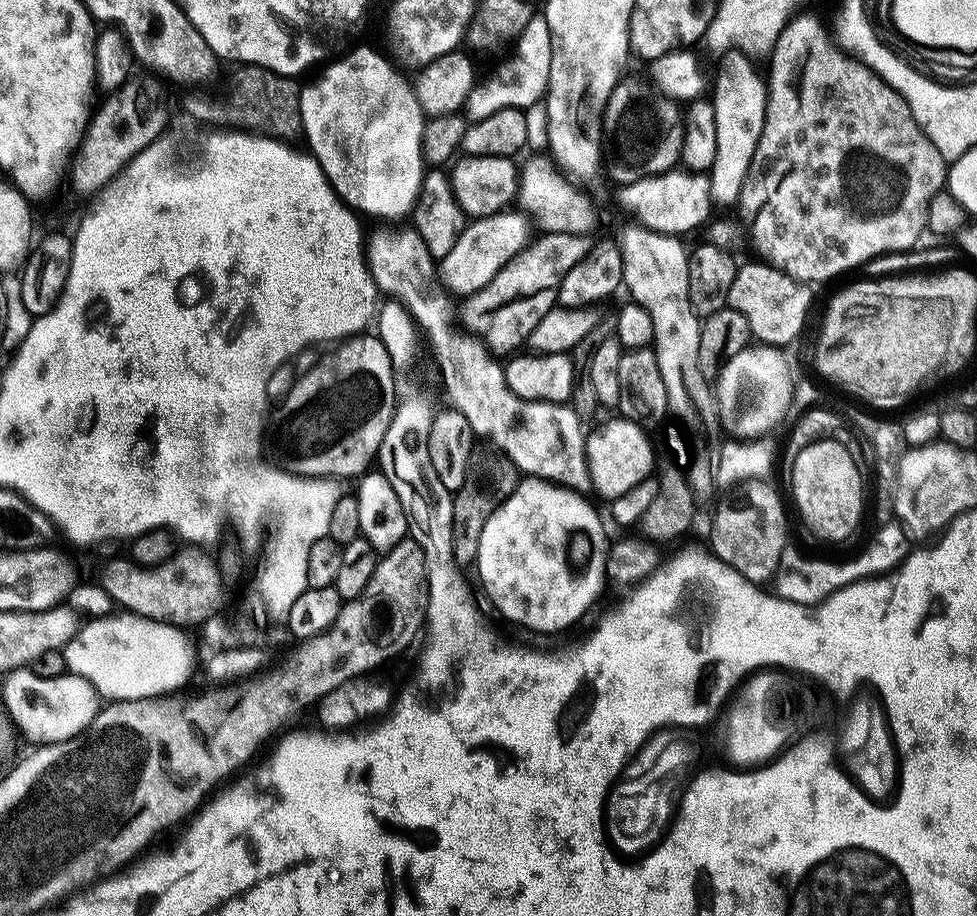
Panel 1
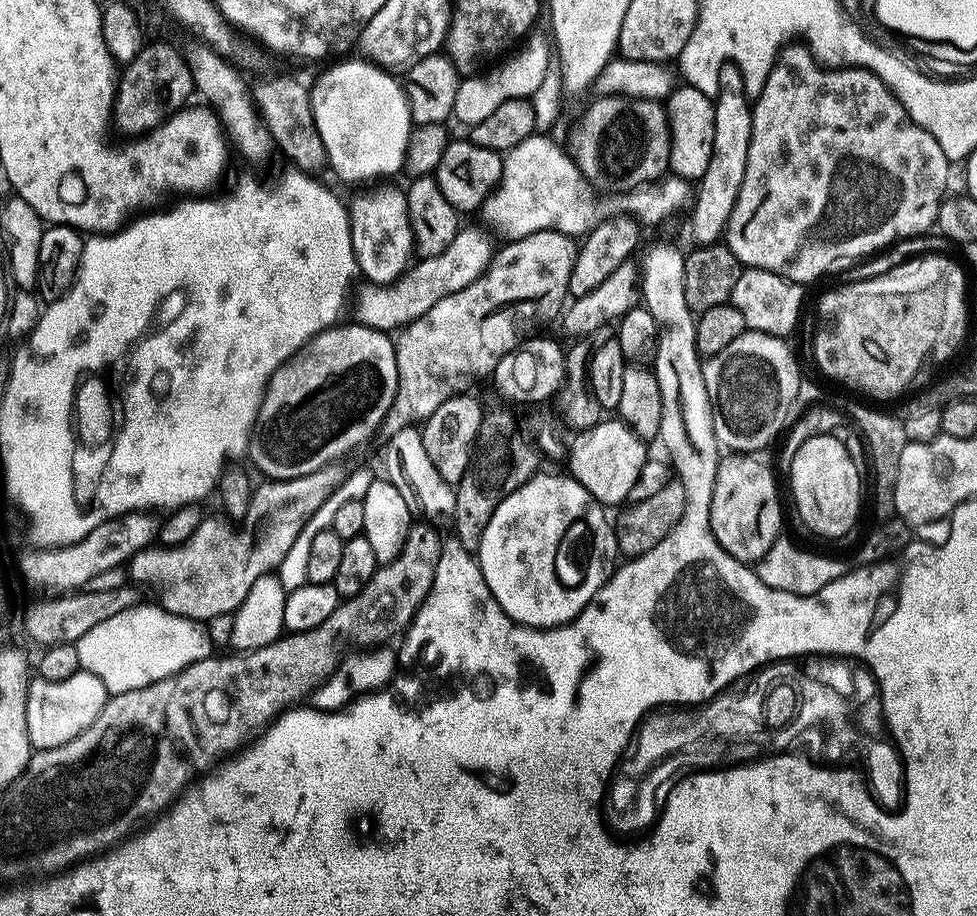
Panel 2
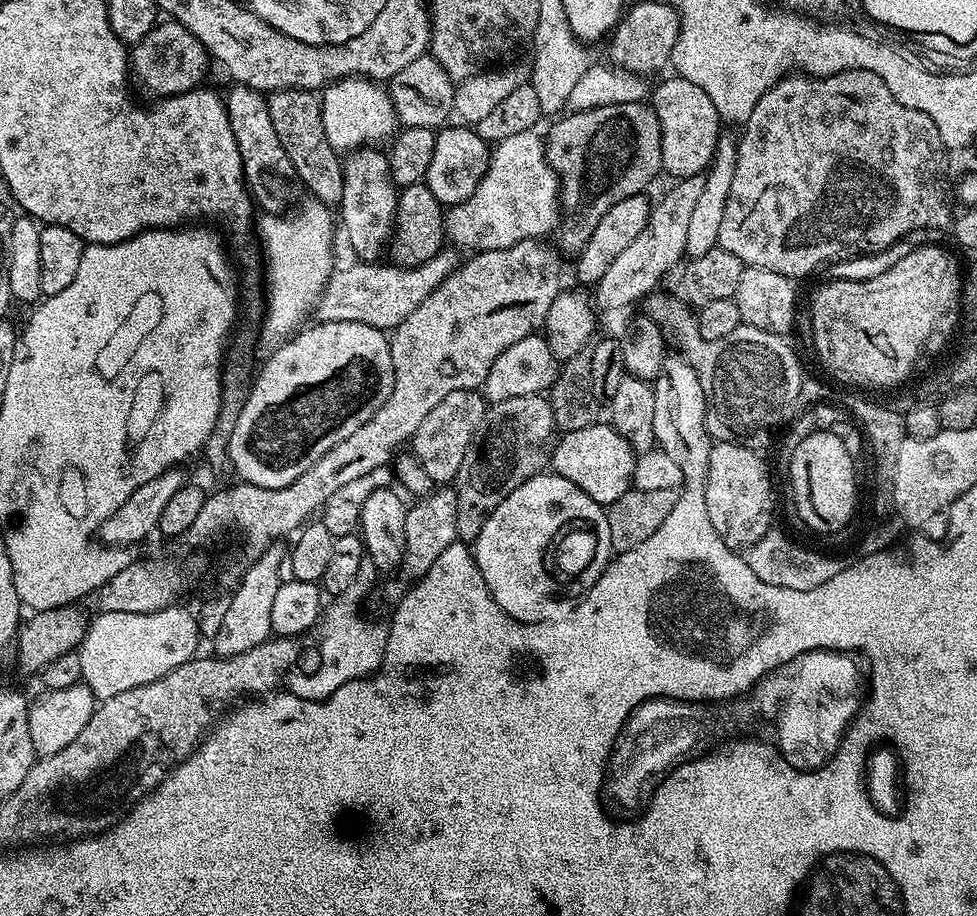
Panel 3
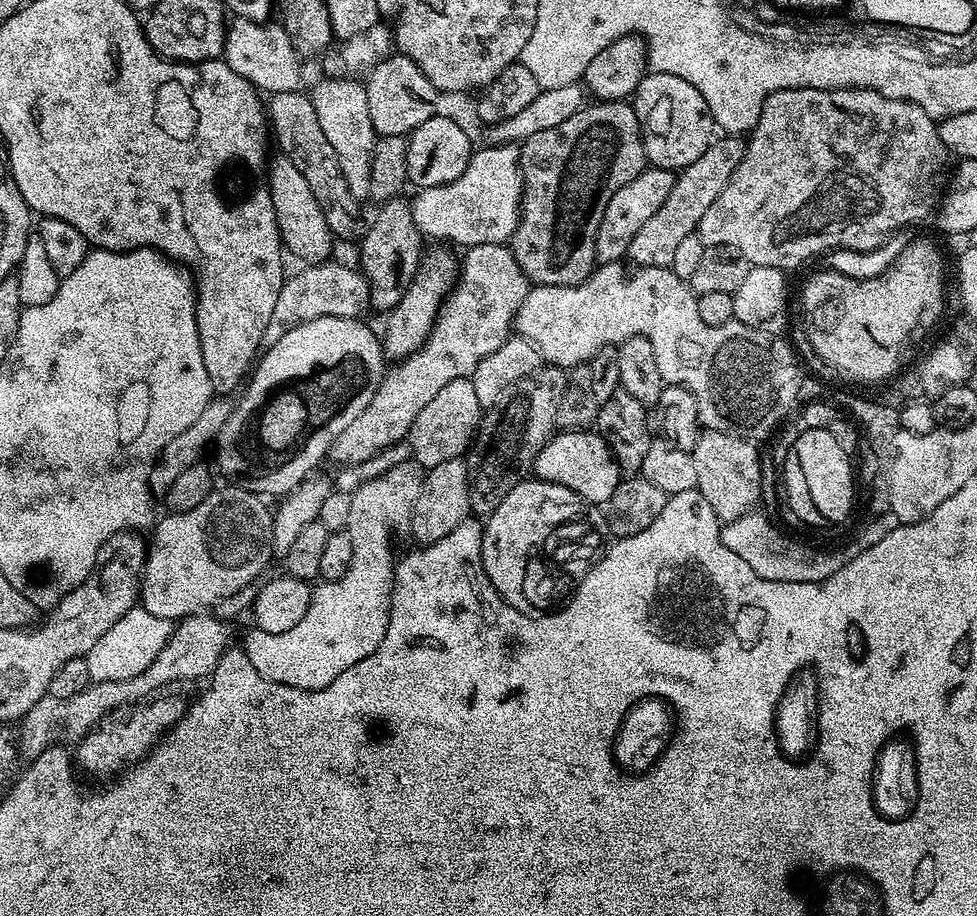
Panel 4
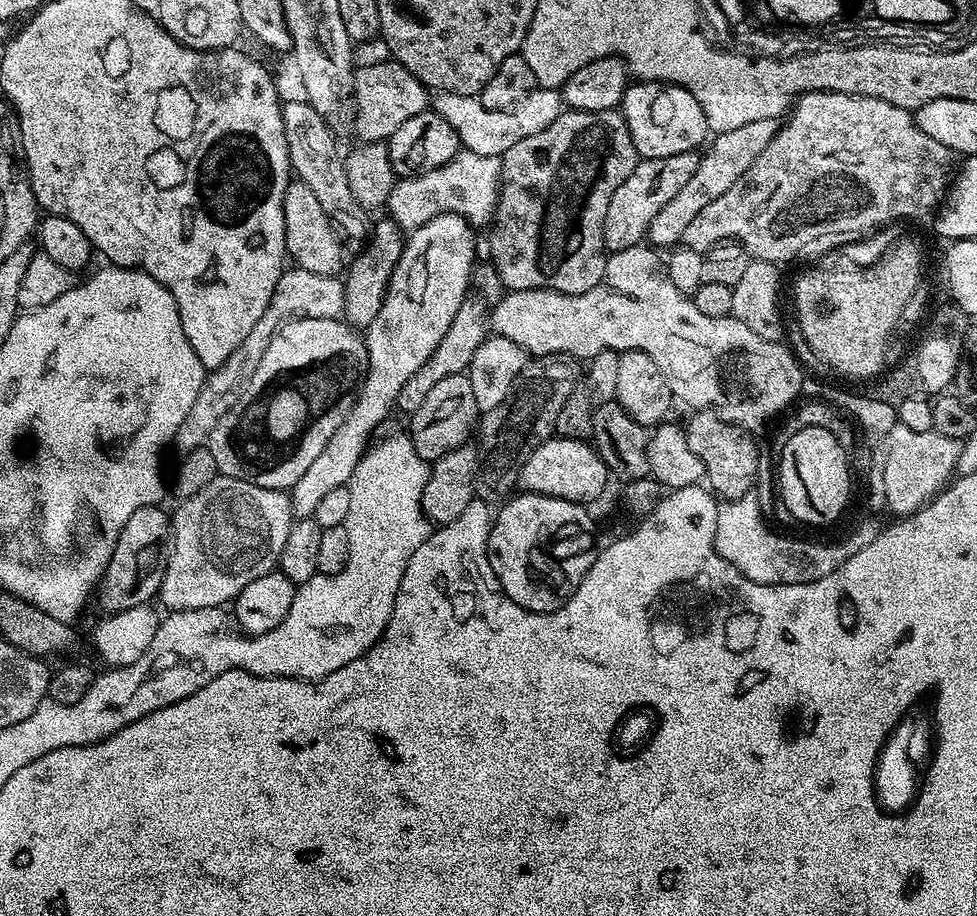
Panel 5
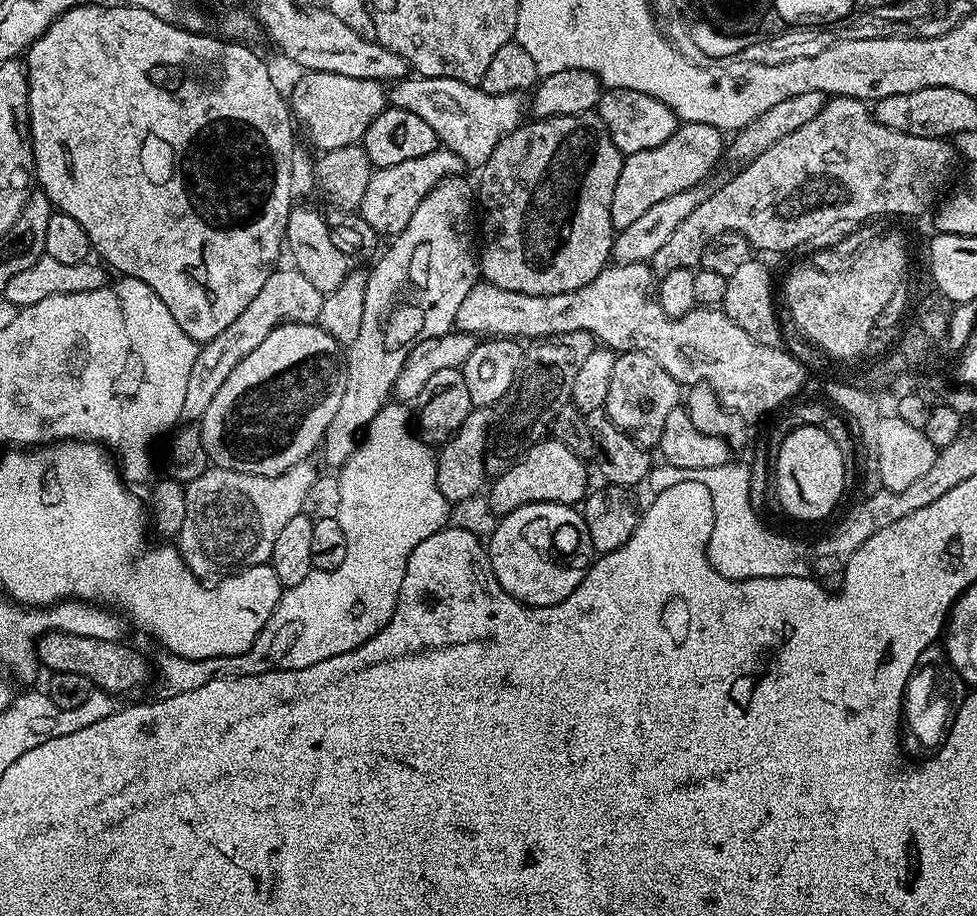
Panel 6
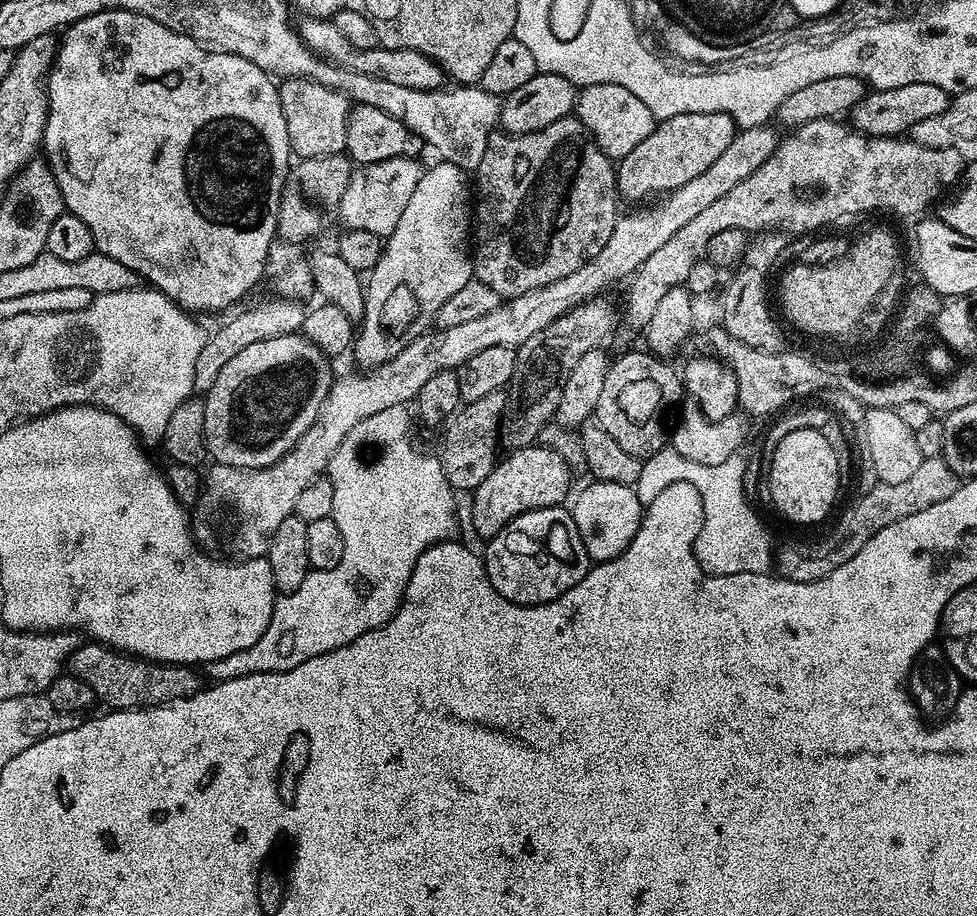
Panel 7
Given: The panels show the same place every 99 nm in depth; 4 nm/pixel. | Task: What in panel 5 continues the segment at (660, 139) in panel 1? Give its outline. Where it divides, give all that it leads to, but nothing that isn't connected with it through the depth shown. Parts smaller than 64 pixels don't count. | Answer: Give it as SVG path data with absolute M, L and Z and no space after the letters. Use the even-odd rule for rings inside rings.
M615 108L597 112L564 110L546 130L539 130L538 134L524 138L511 146L510 150L506 150L500 156L500 197L496 199L496 215L490 225L492 233L488 236L488 252L492 255L490 263L495 268L501 285L513 292L546 288L553 292L582 294L586 290L594 290L594 286L598 286L598 282L602 282L608 261L604 246L604 223L606 222L606 210L610 206L610 198L614 198L614 190L618 190L618 186L622 186L622 182L626 182L626 178L630 178L637 162L636 147L630 138L624 116Z

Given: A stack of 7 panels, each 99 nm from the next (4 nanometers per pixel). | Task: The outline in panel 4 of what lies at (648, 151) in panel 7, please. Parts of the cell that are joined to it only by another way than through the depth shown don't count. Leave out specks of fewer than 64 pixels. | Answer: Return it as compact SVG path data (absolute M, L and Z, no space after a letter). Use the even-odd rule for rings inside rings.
M645 167L643 172L634 178L634 182L626 182L610 203L606 205L606 214L602 214L602 226L598 226L598 238L596 239L596 259L600 264L614 264L625 259L630 242L642 226L646 226L653 214L658 214L662 202L674 190L677 173L671 168Z

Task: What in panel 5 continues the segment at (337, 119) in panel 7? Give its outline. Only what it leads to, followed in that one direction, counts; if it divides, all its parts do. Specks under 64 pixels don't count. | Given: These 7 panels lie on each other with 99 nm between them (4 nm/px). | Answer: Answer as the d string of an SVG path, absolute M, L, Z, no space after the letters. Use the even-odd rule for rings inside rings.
M395 62L388 64L368 64L359 69L354 80L354 96L356 94L356 128L360 131L360 140L364 142L384 142L392 136L406 118L414 118L418 114L429 111L430 92L424 83L410 70Z

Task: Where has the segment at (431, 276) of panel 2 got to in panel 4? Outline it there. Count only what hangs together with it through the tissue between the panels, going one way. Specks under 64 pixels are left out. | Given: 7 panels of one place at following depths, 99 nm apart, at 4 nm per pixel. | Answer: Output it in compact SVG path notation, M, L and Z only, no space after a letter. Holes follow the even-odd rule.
M325 262L322 264L310 264L301 267L301 272L296 272L285 279L282 290L278 294L278 302L274 302L274 314L270 314L270 322L264 331L263 343L271 346L278 342L278 338L282 338L282 334L286 334L292 328L298 327L299 324L305 324L311 320L318 318L326 318L327 316L350 316L359 317L360 307L365 307L368 299L368 281L355 267L347 268L344 264L332 264L333 262Z

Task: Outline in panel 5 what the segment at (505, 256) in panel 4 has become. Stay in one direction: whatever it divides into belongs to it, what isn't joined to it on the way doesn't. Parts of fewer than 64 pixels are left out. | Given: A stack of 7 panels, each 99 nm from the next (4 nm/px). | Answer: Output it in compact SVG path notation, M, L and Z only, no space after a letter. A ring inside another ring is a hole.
M481 263L473 271L470 291L464 297L458 314L454 314L454 322L450 322L450 330L446 330L446 338L442 338L442 342L438 342L434 354L400 391L398 404L400 408L405 408L405 413L415 412L416 407L422 402L422 398L426 398L426 394L430 394L432 387L437 382L442 382L442 378L453 376L467 369L468 363L474 358L474 350L478 350L478 346L482 346L482 342L490 335L490 313L493 306L500 301L501 295L502 285L495 268L491 263Z

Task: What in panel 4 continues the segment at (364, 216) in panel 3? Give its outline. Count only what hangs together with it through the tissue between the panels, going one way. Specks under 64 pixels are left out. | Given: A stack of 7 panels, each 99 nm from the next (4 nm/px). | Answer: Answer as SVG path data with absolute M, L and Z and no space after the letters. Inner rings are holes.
M324 80L310 89L310 95L314 110L318 110L318 123L321 124L326 139L330 141L330 146L334 146L334 154L338 154L339 179L344 181L348 193L357 202L367 201L370 166L378 137L370 118L364 84L356 80Z

